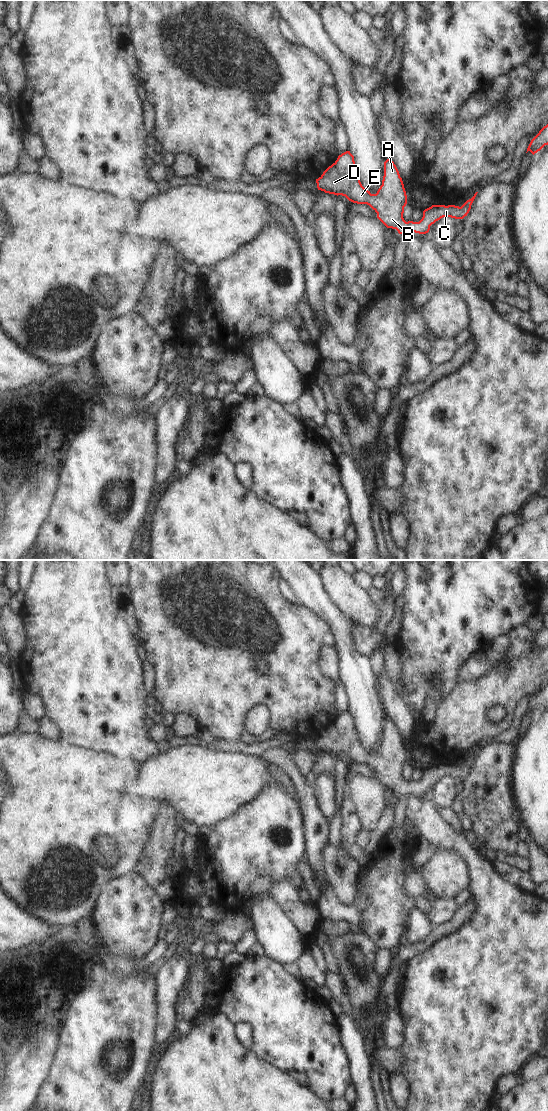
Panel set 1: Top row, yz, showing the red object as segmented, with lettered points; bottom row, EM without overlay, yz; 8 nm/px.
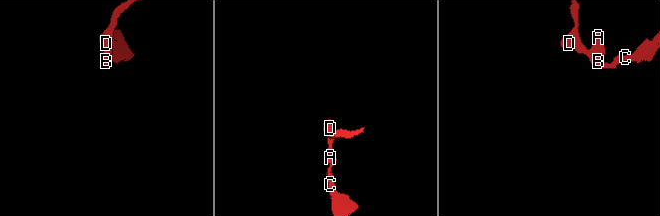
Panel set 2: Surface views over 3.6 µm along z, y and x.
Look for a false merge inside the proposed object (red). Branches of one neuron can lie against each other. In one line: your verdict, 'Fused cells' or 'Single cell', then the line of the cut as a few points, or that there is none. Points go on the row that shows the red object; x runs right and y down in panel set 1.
Single cell. No split.

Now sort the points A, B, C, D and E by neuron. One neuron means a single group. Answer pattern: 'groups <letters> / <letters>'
groups A B C D E

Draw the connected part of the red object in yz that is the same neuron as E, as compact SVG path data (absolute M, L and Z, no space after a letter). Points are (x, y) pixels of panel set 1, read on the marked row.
M350 151L339 155L337 160L316 179L316 183L318 190L325 193L342 195L353 203L369 205L387 228L396 229L402 235L406 232L426 234L430 226L443 217L463 219L469 213L478 193L476 192L461 207L432 205L423 211L423 217L419 222L406 222L403 213L407 195L394 162L390 158L384 162L382 185L376 194L371 194L360 182L354 156Z

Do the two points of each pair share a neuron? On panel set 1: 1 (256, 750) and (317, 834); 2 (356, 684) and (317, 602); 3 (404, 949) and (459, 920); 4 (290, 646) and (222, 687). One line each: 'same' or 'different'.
1: different
2: same
3: same
4: same

